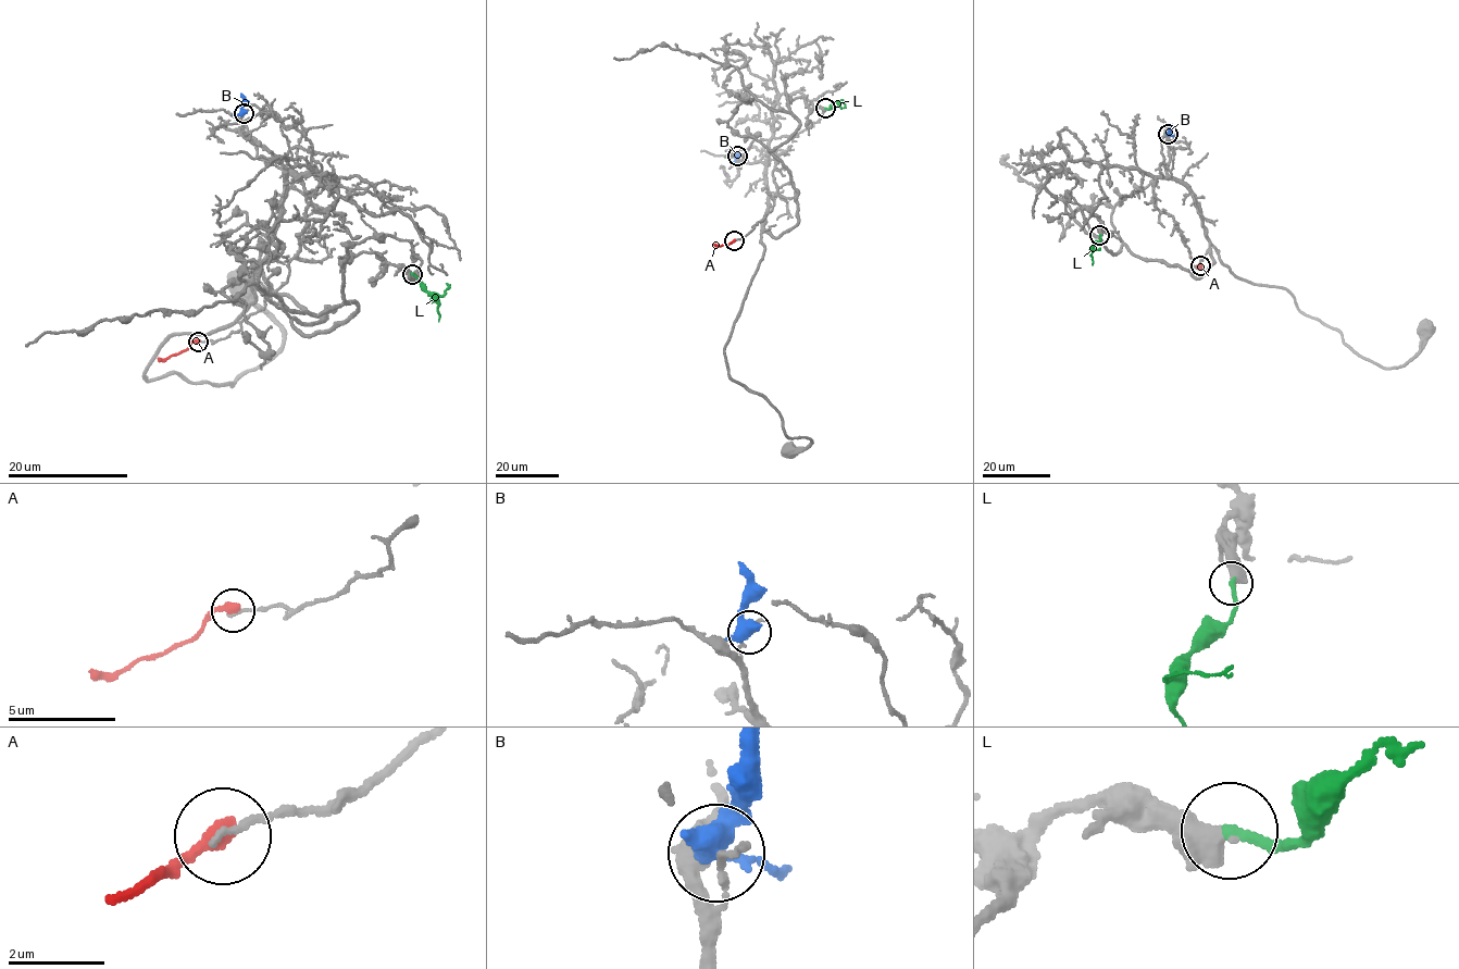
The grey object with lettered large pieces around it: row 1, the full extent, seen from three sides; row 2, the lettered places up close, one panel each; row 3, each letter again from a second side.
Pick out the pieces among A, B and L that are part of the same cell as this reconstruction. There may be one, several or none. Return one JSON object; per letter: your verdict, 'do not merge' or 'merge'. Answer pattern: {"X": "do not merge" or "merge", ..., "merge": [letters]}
{"A": "do not merge", "B": "do not merge", "L": "merge", "merge": ["L"]}

